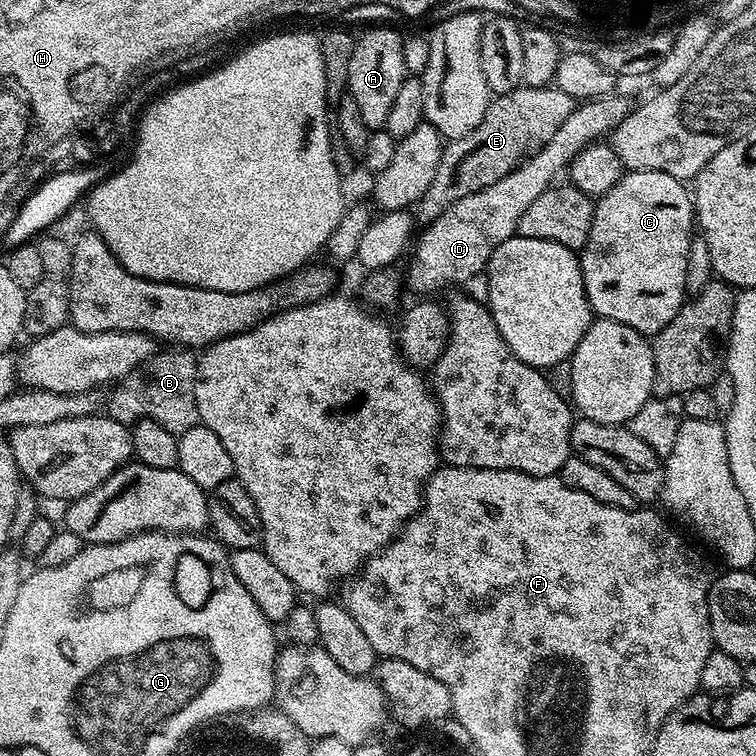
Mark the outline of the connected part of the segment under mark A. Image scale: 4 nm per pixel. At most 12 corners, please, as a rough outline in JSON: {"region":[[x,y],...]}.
{"region":[[372,26],[357,39],[347,95],[384,128],[406,75],[403,35]]}

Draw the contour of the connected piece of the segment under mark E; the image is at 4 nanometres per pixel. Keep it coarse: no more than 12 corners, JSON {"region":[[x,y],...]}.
{"region":[[521,86],[445,143],[414,205],[423,226],[494,186],[570,118],[572,96]]}

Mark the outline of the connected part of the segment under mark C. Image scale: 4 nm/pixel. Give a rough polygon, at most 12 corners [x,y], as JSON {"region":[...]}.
{"region":[[625,171],[579,249],[597,317],[651,338],[678,314],[694,196]]}

